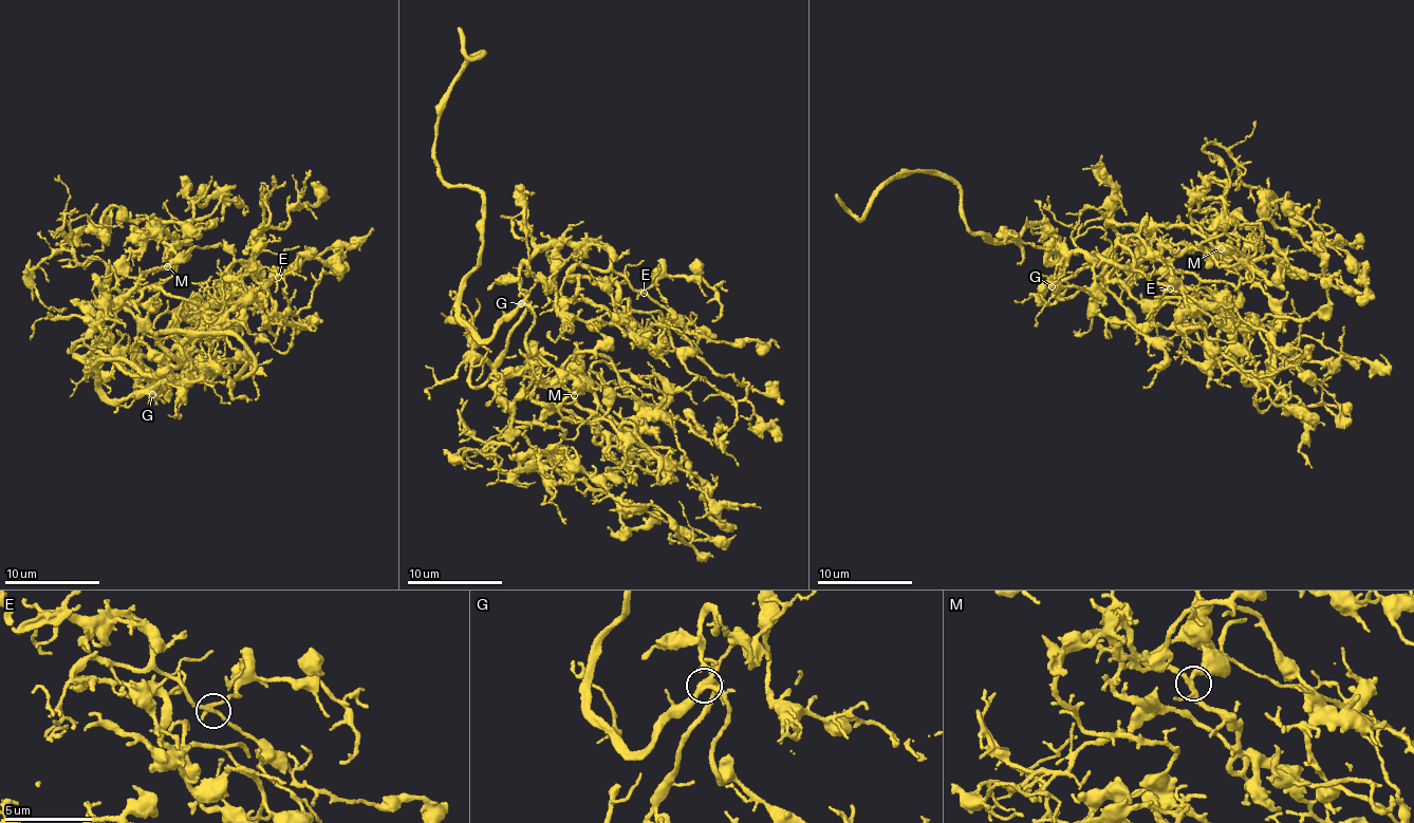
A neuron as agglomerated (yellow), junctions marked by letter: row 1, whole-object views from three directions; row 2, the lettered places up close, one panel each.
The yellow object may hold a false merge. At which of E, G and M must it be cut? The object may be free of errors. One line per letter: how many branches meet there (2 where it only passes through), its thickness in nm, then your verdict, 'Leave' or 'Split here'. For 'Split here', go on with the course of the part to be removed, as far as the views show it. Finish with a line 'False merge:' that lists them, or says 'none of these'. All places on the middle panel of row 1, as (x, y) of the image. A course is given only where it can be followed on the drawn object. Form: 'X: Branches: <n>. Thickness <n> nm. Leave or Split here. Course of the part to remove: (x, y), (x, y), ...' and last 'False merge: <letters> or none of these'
E: Branches: 4. Thickness 240 nm. Leave
G: Branches: 4. Thickness 320 nm. Leave
M: Branches: 4. Thickness 260 nm. Leave
False merge: none of these

